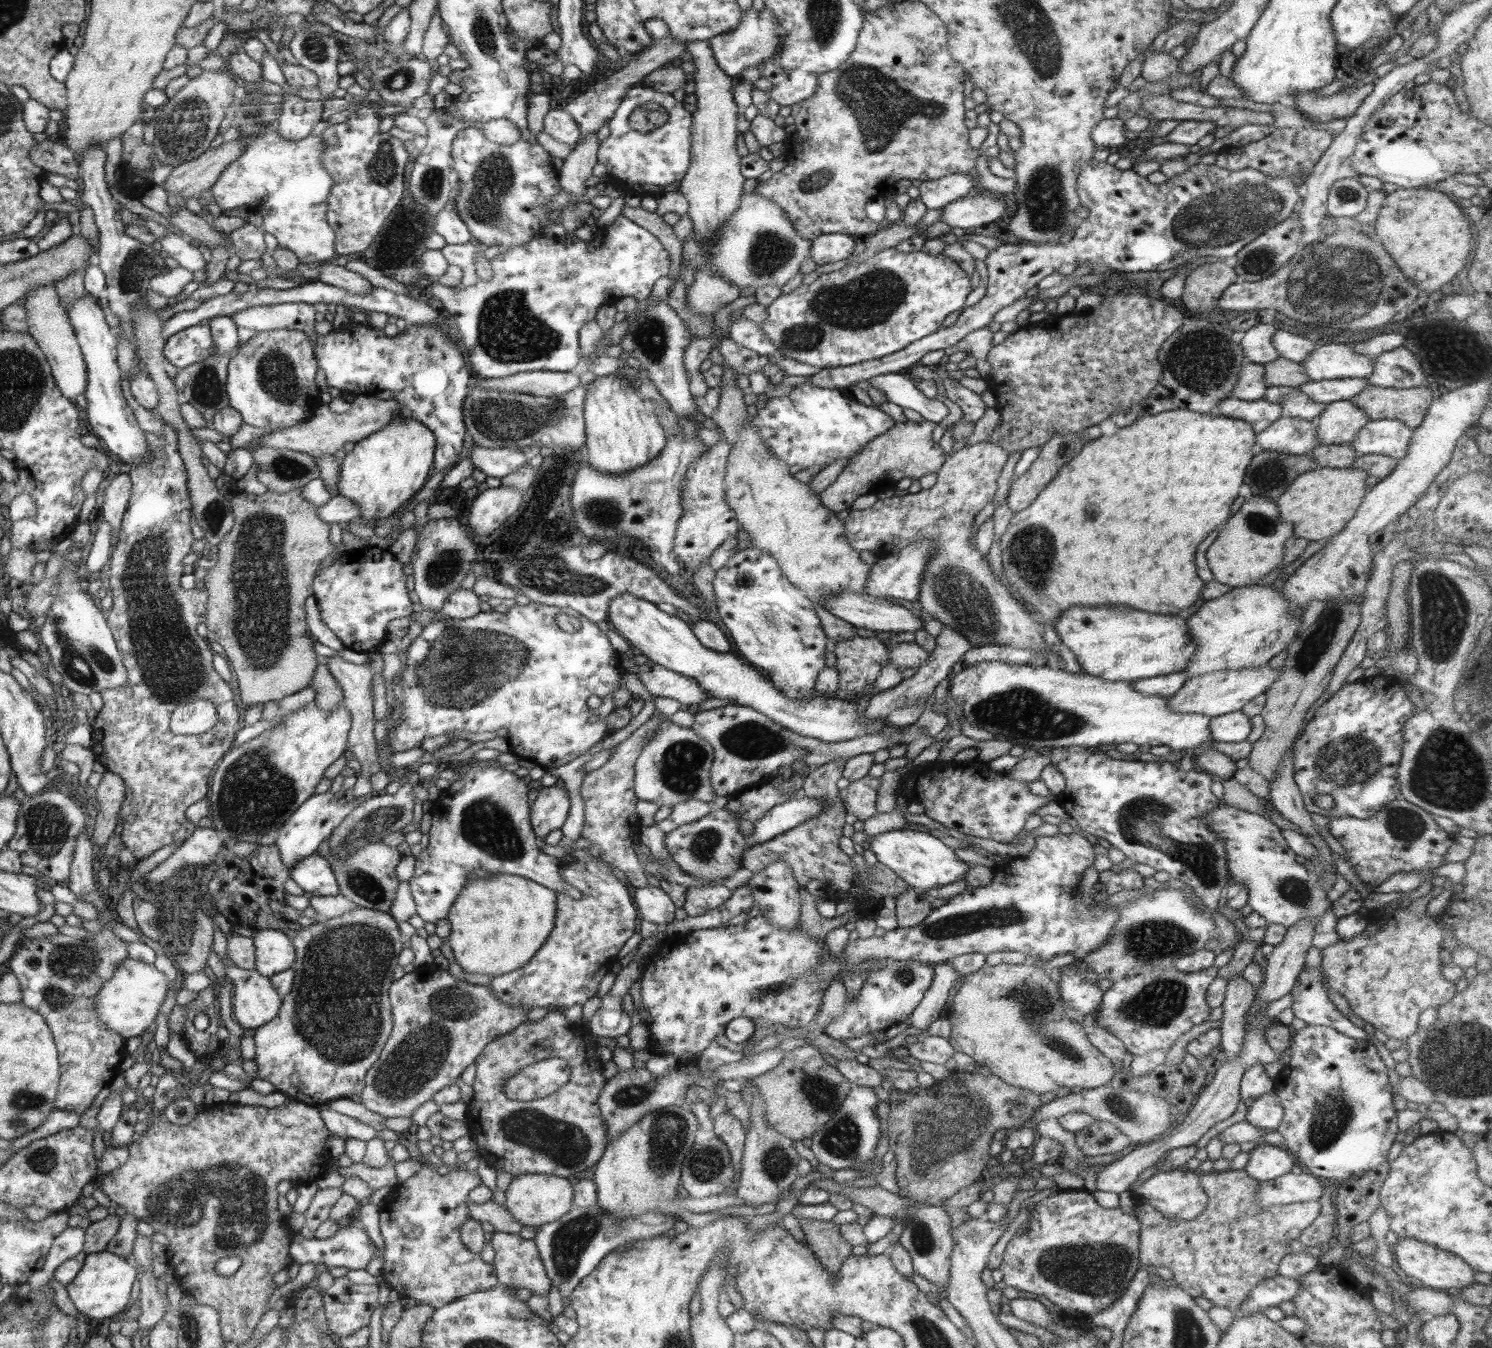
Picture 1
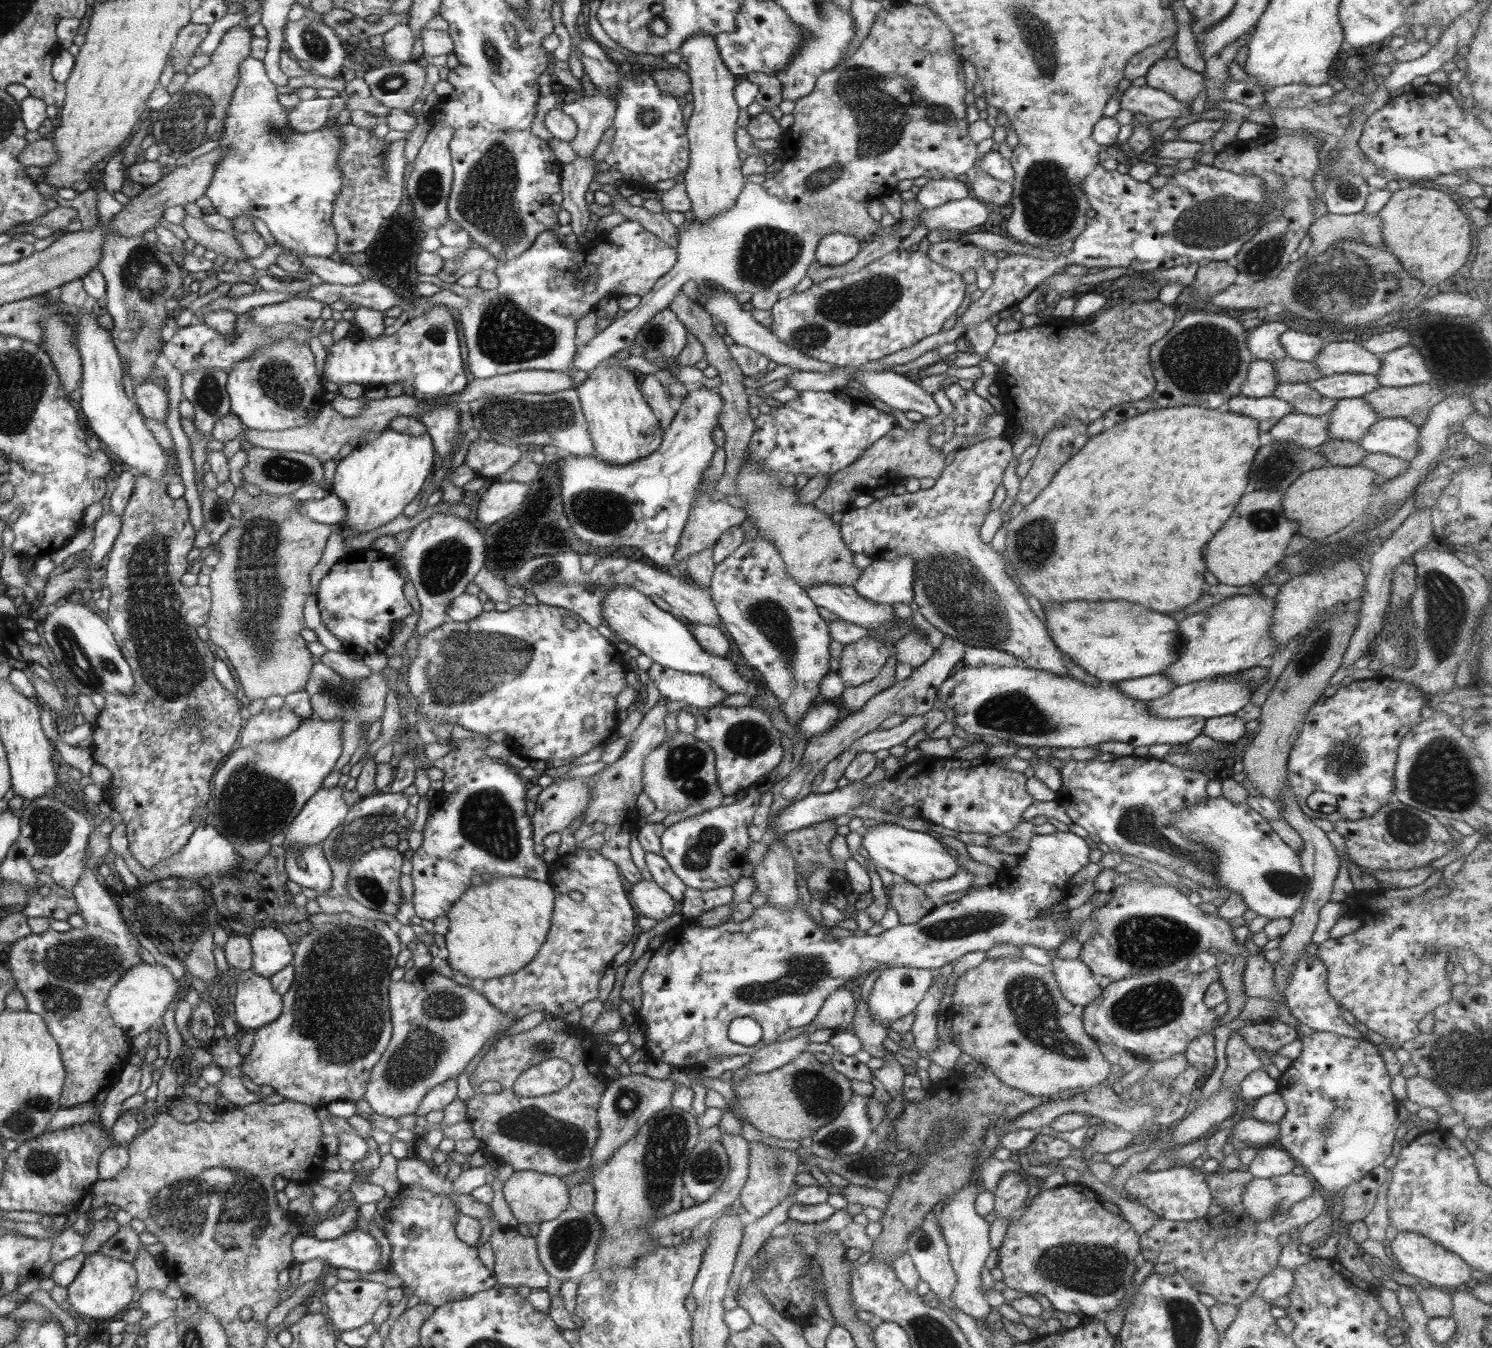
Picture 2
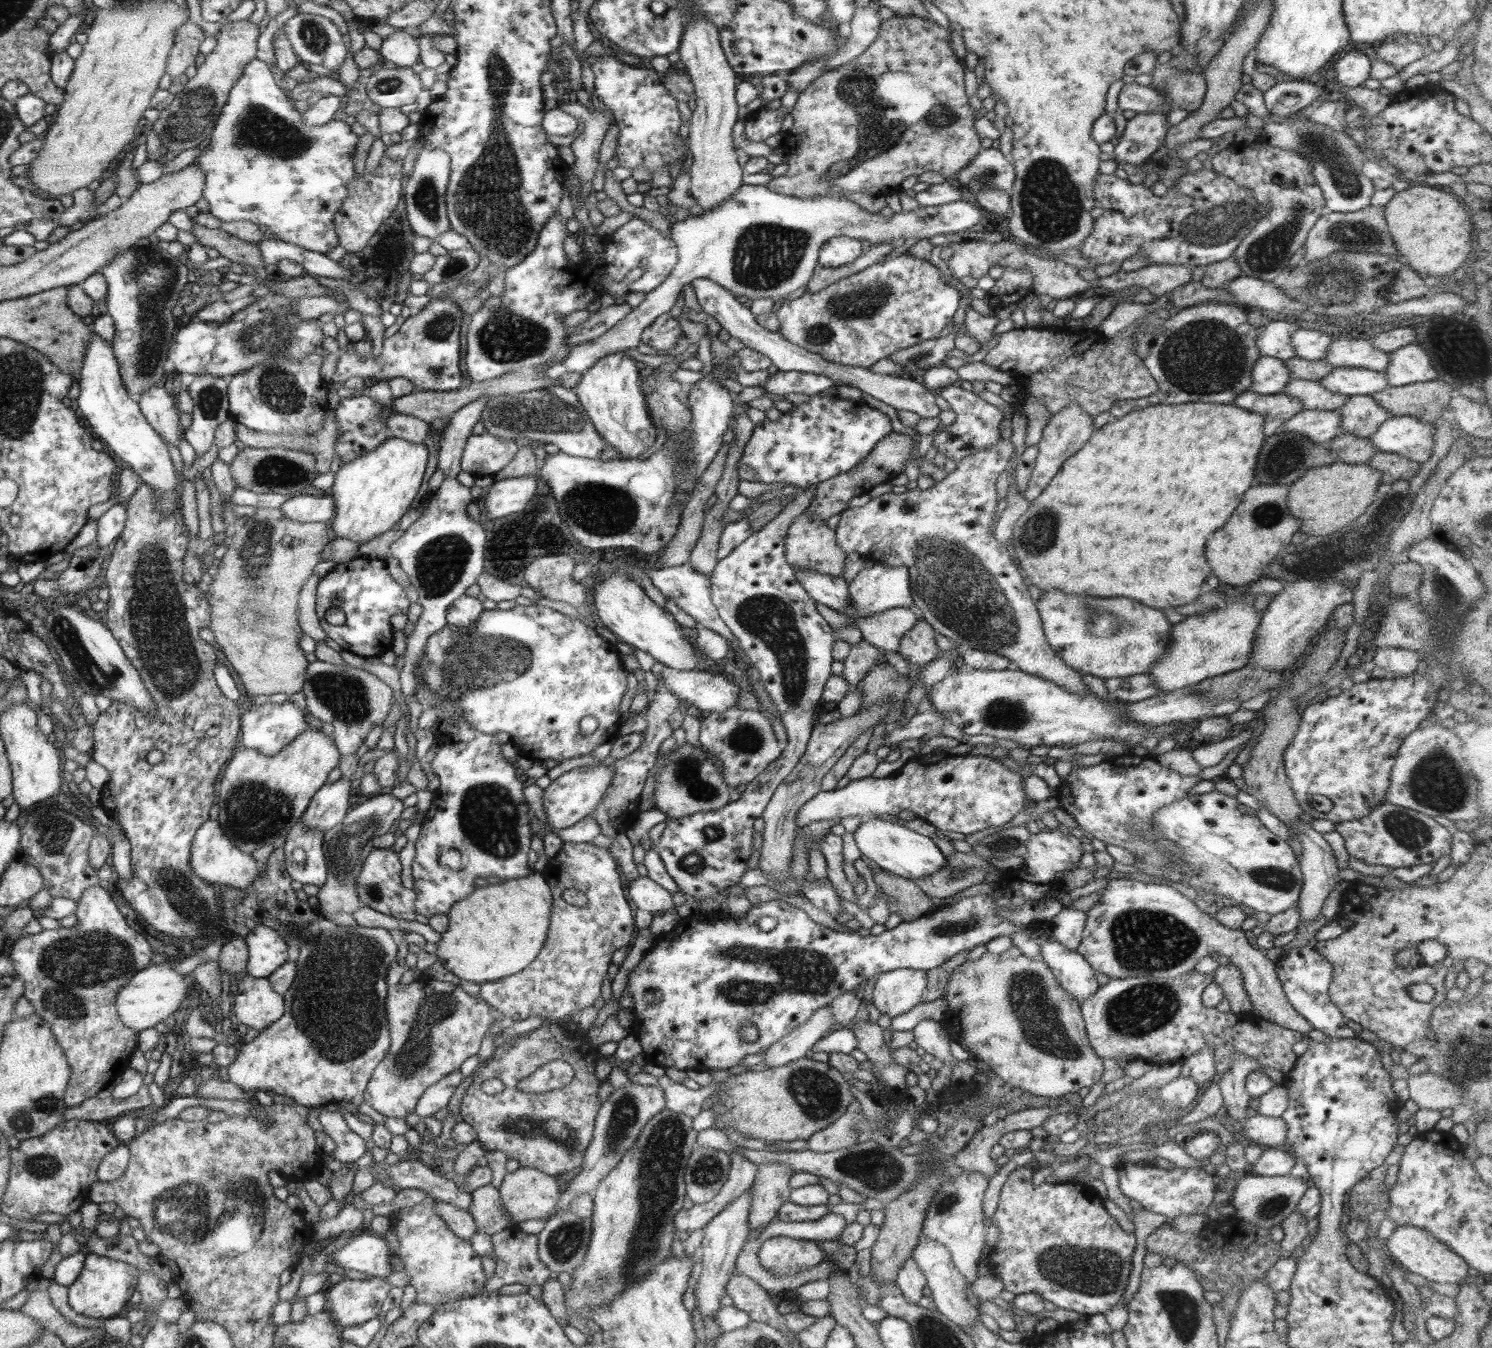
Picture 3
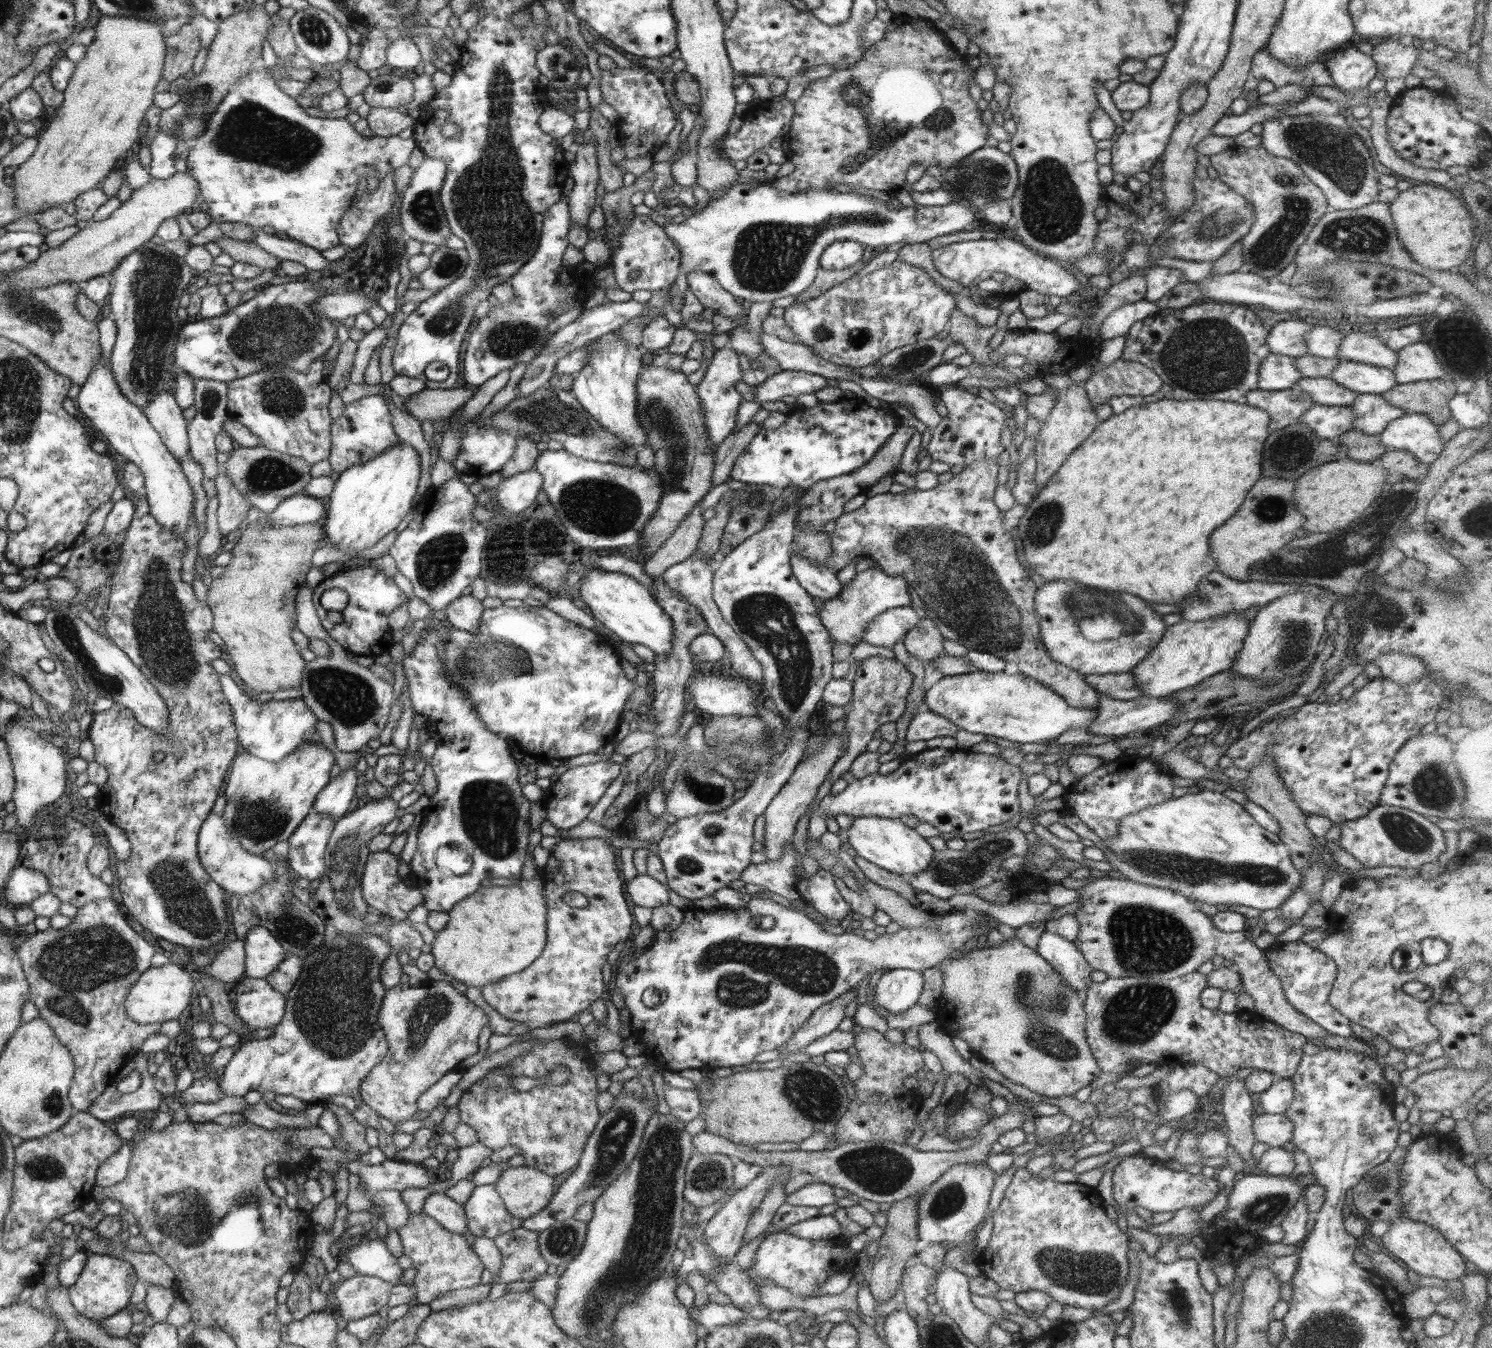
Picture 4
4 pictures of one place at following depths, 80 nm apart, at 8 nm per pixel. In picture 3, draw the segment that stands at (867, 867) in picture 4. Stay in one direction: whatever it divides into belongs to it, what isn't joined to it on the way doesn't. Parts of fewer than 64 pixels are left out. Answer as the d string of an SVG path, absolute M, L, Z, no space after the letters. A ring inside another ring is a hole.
M871 870L877 887L894 899L902 920L912 921L935 910L930 897L913 880L904 879L887 871Z

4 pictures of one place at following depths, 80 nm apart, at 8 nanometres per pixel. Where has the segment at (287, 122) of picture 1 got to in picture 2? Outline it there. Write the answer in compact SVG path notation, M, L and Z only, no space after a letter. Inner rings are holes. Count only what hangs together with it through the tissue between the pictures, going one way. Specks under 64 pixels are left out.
M315 97L301 100L287 113L288 126L299 133L319 131L330 118L328 108L330 108L329 98Z

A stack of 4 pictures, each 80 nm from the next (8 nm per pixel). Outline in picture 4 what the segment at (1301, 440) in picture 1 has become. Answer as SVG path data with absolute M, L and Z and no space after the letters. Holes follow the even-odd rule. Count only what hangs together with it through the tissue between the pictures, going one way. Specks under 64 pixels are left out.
M1316 404L1296 421L1307 424L1319 437L1337 440L1345 432L1354 428L1353 416L1350 406Z

